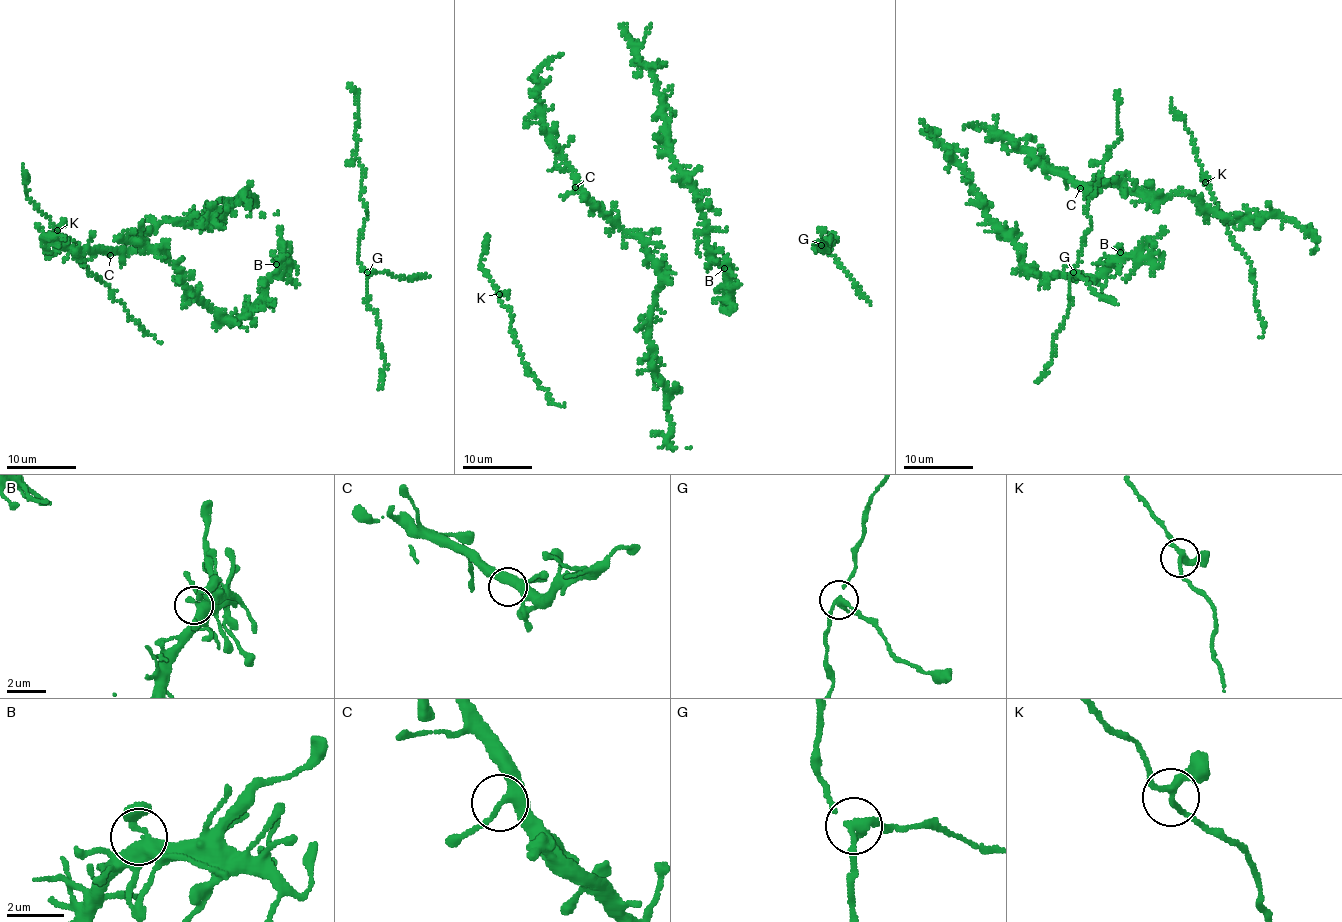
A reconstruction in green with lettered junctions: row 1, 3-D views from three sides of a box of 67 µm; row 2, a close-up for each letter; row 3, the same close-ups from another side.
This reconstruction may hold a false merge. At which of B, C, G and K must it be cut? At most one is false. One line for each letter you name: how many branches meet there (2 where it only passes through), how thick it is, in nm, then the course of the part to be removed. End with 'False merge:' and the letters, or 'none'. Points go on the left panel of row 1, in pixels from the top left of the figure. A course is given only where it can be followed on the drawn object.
G: branches 3; calibre 240 nm; course (367, 272), (403, 278), (426, 274), (431, 277)
False merge: G

